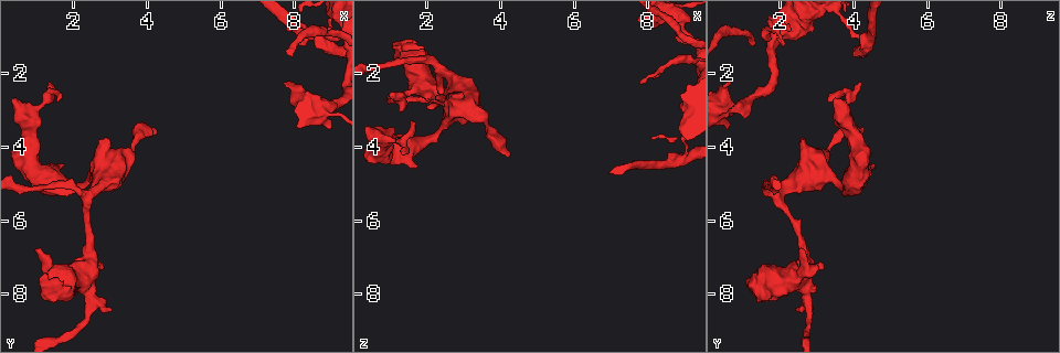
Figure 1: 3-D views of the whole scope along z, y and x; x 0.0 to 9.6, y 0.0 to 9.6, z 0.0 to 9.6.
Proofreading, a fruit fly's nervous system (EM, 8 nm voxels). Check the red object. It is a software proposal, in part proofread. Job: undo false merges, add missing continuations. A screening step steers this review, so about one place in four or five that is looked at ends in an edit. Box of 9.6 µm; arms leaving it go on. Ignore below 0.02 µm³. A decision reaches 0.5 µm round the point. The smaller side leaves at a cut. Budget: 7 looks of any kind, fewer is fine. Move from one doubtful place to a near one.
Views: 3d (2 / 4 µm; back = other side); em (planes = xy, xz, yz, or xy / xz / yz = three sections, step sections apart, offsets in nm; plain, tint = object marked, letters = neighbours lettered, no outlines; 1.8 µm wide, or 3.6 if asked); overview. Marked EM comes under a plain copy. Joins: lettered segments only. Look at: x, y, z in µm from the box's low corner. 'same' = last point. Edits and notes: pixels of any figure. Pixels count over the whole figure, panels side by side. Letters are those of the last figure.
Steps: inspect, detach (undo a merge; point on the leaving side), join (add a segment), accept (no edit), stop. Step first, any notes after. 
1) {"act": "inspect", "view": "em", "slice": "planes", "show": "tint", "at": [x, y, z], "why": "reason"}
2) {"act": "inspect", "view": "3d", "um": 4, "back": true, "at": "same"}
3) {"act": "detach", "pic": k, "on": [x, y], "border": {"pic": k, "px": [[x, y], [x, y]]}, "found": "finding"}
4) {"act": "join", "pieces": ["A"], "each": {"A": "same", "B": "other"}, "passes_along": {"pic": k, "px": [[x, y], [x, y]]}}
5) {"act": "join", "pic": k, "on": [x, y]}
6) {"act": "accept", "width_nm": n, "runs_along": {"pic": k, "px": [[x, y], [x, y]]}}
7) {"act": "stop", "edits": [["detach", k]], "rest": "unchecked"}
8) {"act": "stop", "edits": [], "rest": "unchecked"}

{"act": "inspect", "view": "3d", "um": 4, "back": true, "at": [9.00, 1.15, 4.25], "why": "sharp bend"}

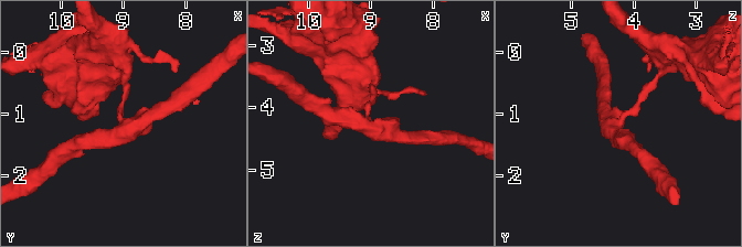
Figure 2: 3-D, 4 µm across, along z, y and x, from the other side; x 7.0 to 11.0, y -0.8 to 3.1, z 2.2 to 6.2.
{"act": "inspect", "view": "em", "slice": "planes", "show": "tint", "at": [8.95, 1.20, 4.30], "why": "now the EM"}

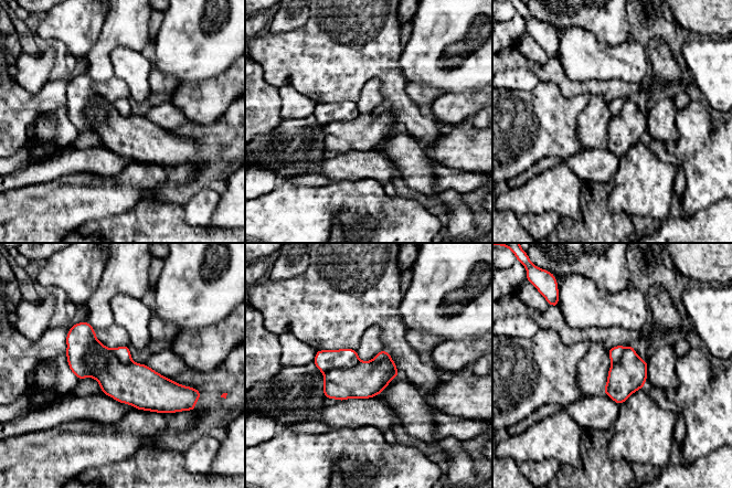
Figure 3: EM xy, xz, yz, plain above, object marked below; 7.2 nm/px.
{"act": "inspect", "view": "em", "slice": "planes", "show": "letters", "at": "same"}

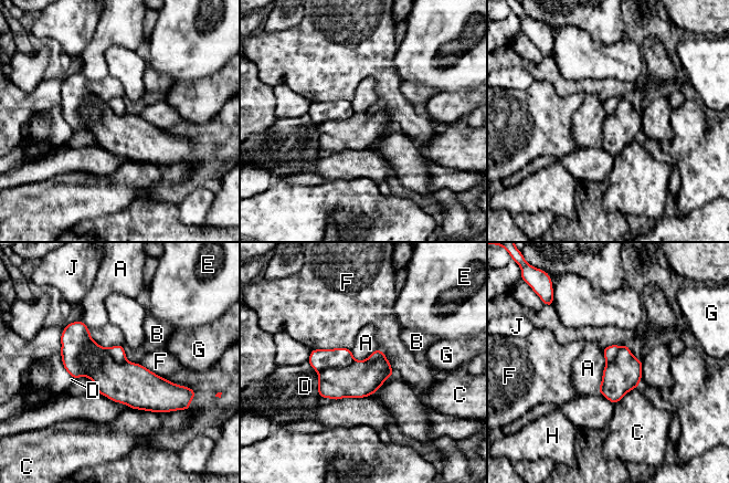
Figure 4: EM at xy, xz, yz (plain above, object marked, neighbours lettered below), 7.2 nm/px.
{"act": "detach", "pic": 4, "on": [75, 338], "each": {"A": "other", "B": "other", "C": "other", "D": "other", "E": "other", "F": "other", "G": "other", "H": "other", "J": "other"}, "border": {"pic": 4, "px": [[126, 360], [104, 355], [86, 376]]}, "found": "two cells meet here"}

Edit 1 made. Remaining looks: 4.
{"act": "inspect", "view": "overview", "why": "redraw"}

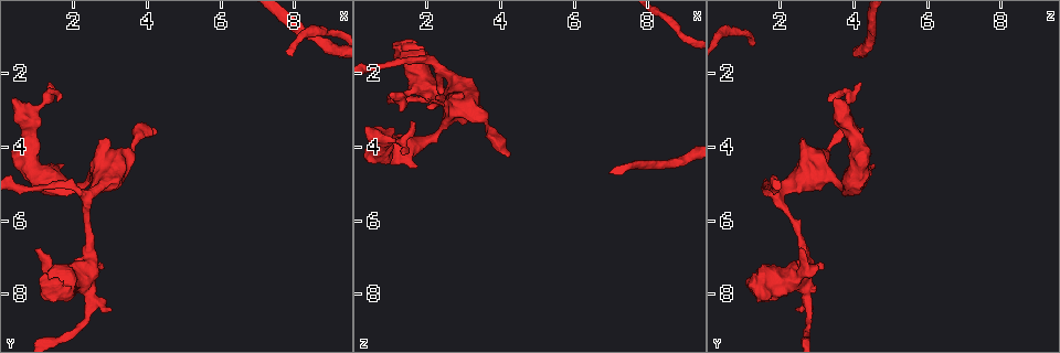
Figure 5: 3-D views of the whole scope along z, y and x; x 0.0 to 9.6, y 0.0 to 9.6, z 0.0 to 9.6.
{"act": "inspect", "view": "em", "slice": "xz", "step": 8, "show": "letters", "at": [1.00, 6.80, 2.65], "why": "branch stops here"}

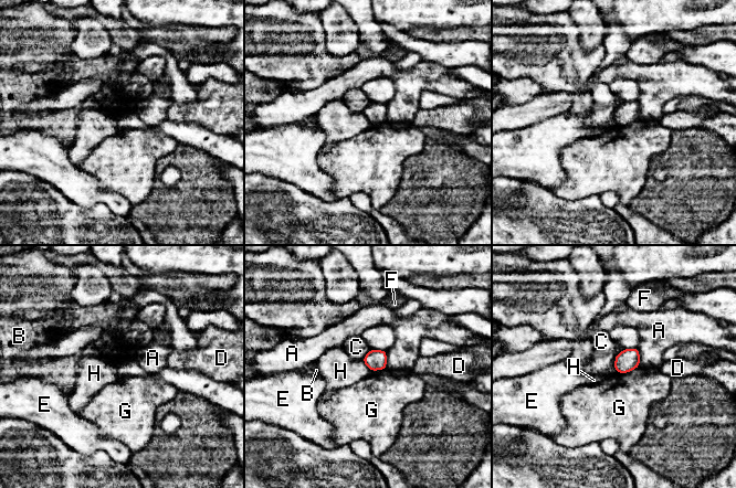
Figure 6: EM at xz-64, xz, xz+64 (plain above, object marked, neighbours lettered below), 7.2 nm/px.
{"act": "inspect", "view": "em", "slice": "planes", "show": "letters", "at": "same"}

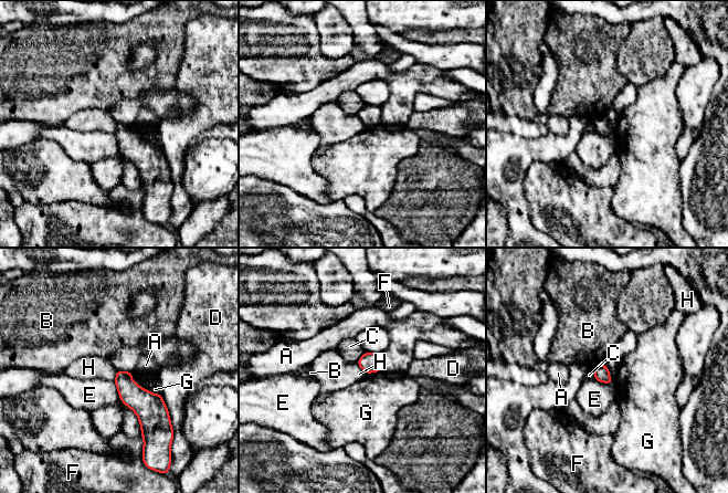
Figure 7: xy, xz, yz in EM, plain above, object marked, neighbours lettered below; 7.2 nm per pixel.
{"act": "accept", "longest_contact_nm": ["E", 440], "each": {"A": "other", "B": "other", "C": "other", "D": "other", "E": "other", "F": "other", "G": "other", "H": "other"}, "border": {"pic": 7, "px": [[356, 363], [365, 374]]}, "found": "none of them fits"}

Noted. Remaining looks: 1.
{"act": "stop", "edits": [["detach", 4]], "rest": "unchecked"}

